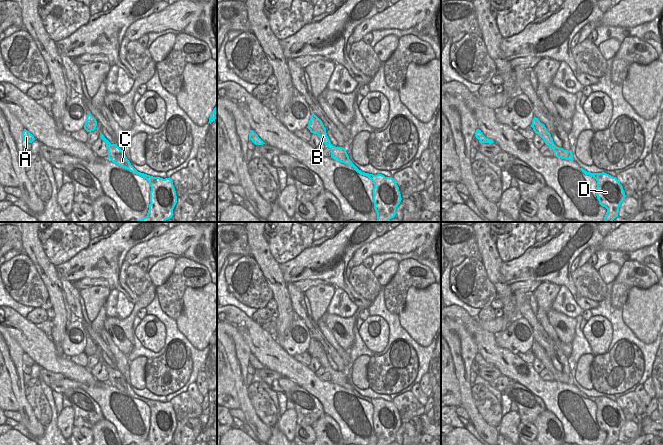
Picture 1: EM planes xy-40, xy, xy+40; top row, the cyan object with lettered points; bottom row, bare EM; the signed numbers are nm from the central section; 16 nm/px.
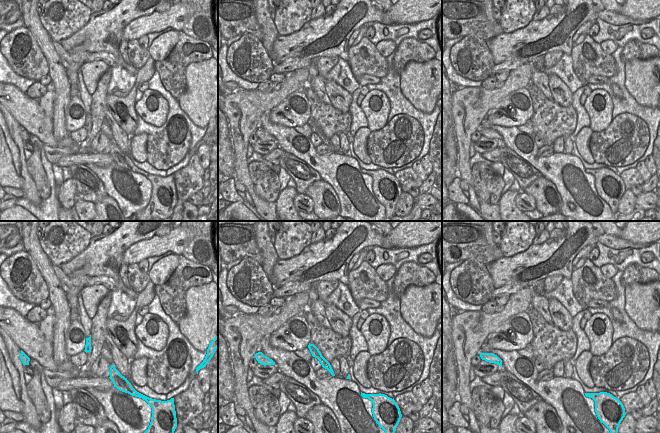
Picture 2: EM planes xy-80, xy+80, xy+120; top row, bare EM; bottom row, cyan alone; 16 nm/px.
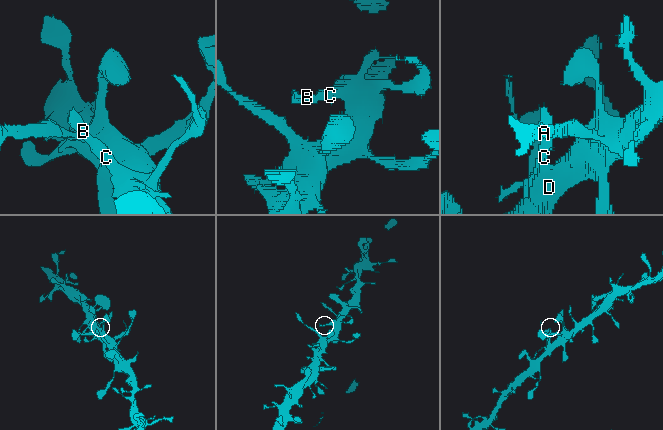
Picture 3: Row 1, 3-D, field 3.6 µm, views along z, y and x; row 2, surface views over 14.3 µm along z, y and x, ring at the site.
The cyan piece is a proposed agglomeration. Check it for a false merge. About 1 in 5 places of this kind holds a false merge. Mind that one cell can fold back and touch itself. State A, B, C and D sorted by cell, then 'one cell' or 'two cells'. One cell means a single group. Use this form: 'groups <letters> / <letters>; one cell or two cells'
groups A B C D; one cell

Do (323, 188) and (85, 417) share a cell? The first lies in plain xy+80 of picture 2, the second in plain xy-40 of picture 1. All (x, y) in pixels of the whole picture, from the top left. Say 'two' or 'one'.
two

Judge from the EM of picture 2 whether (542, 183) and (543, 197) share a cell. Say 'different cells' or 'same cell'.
same cell

